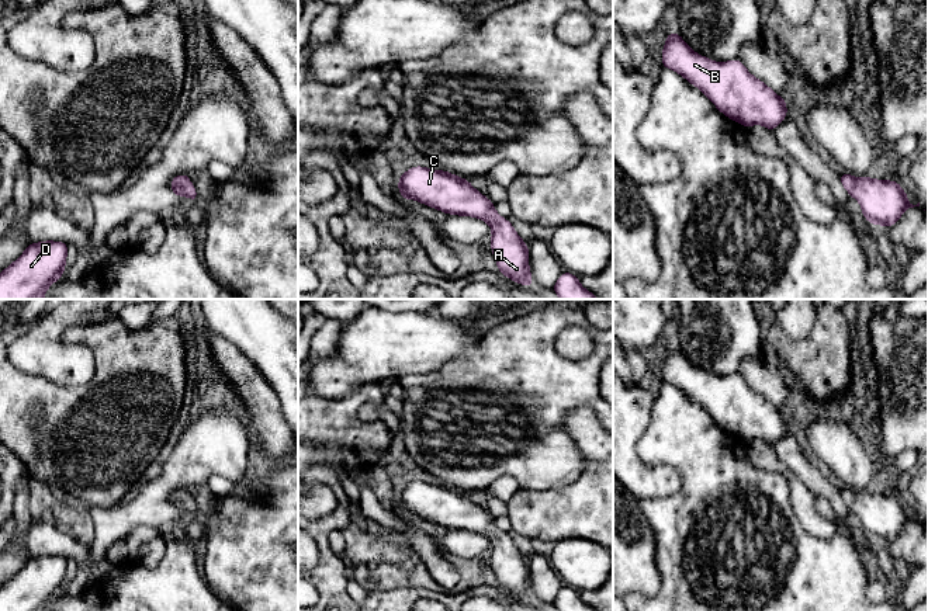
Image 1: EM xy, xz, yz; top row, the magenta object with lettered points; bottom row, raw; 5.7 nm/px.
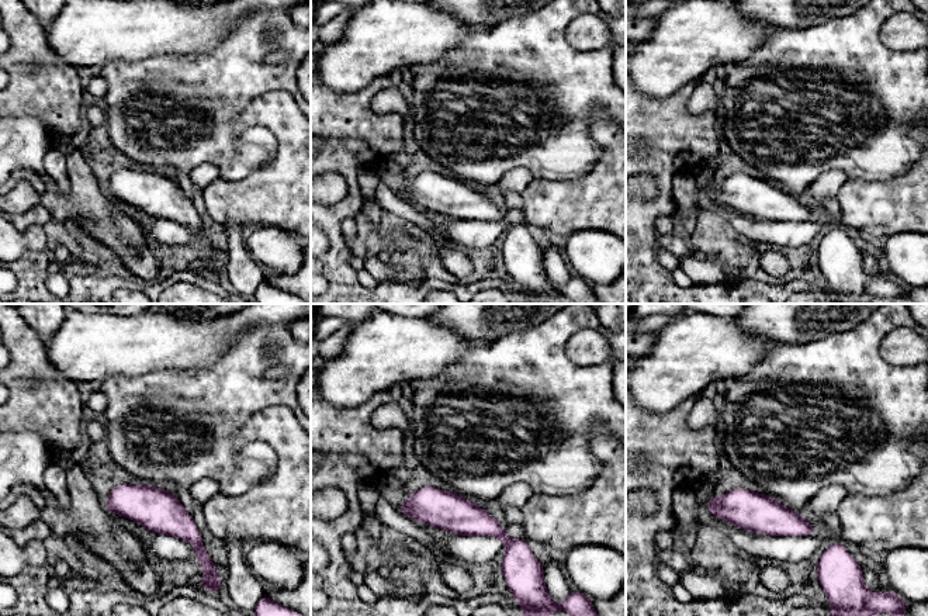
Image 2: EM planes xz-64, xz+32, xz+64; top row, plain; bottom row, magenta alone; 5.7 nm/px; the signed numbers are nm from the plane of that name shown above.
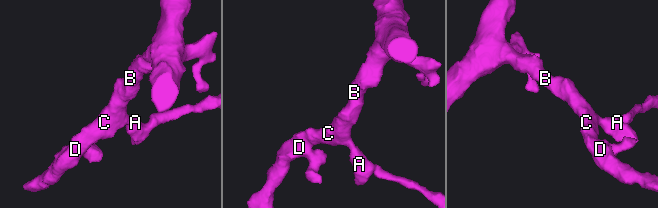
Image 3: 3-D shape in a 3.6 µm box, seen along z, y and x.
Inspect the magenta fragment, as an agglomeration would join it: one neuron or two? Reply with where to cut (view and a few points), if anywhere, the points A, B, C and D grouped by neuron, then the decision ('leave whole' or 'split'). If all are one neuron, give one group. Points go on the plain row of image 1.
no cut; A B C D; leave whole

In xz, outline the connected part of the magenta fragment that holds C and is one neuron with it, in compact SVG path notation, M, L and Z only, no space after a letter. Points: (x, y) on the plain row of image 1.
M415 480L398 493L398 506L406 515L415 514L447 530L472 531L486 537L491 541L489 560L499 587L513 597L534 601L529 580L529 559L470 494L446 485Z

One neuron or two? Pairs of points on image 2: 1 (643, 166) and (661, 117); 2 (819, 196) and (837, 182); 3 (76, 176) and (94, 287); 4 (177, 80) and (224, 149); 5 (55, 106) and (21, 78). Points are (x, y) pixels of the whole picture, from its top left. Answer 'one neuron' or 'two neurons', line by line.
1: one neuron
2: one neuron
3: two neurons
4: one neuron
5: one neuron

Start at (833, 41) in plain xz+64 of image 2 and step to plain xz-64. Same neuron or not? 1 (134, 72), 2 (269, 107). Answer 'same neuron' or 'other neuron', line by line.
1: same neuron
2: other neuron

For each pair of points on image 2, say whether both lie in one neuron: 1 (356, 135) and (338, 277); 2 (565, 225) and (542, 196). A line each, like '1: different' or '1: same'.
1: same
2: same

